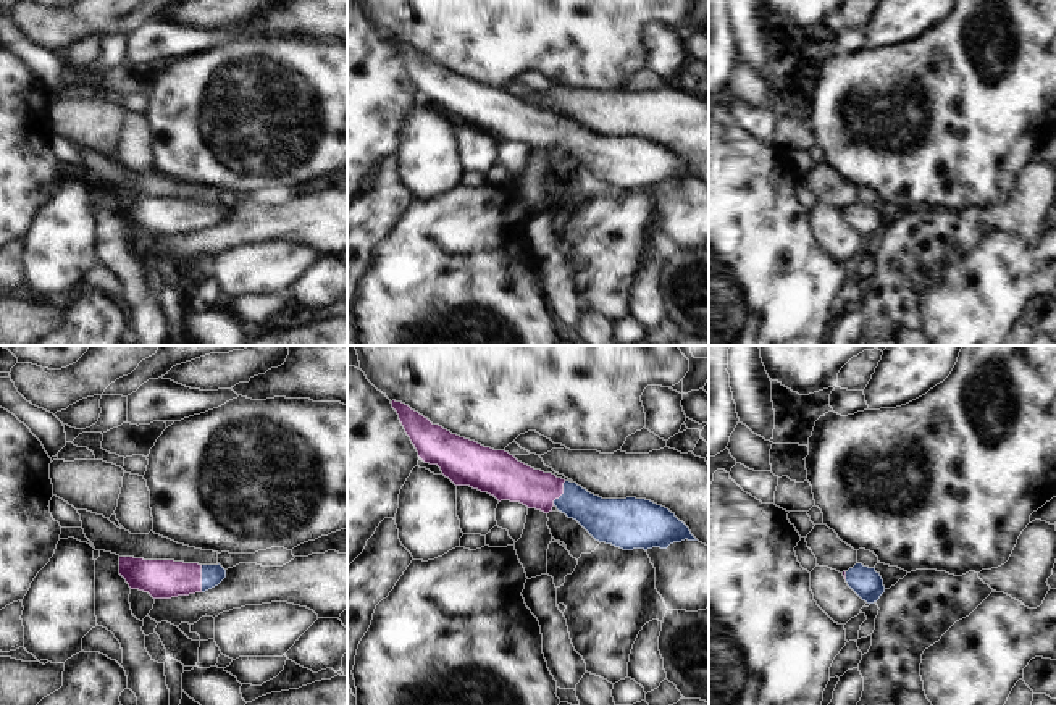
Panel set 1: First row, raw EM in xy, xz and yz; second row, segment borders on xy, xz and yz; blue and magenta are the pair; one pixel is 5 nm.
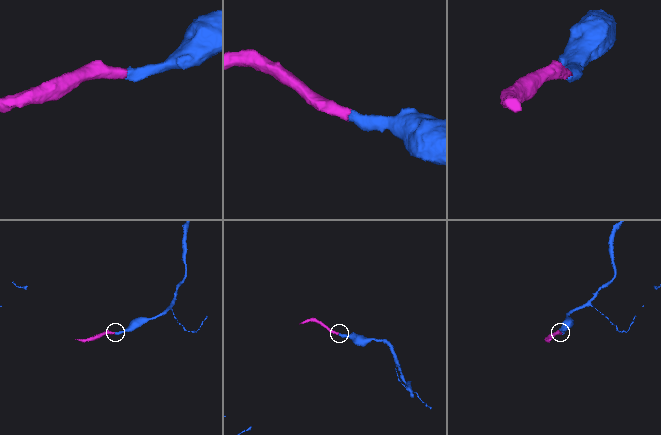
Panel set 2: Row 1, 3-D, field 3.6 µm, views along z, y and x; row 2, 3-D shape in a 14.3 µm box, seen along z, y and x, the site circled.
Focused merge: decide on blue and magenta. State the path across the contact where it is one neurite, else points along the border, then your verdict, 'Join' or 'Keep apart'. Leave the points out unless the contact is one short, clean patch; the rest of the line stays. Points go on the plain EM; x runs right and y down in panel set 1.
Path across: xy (212, 213), (202, 217), (160, 217). Join

